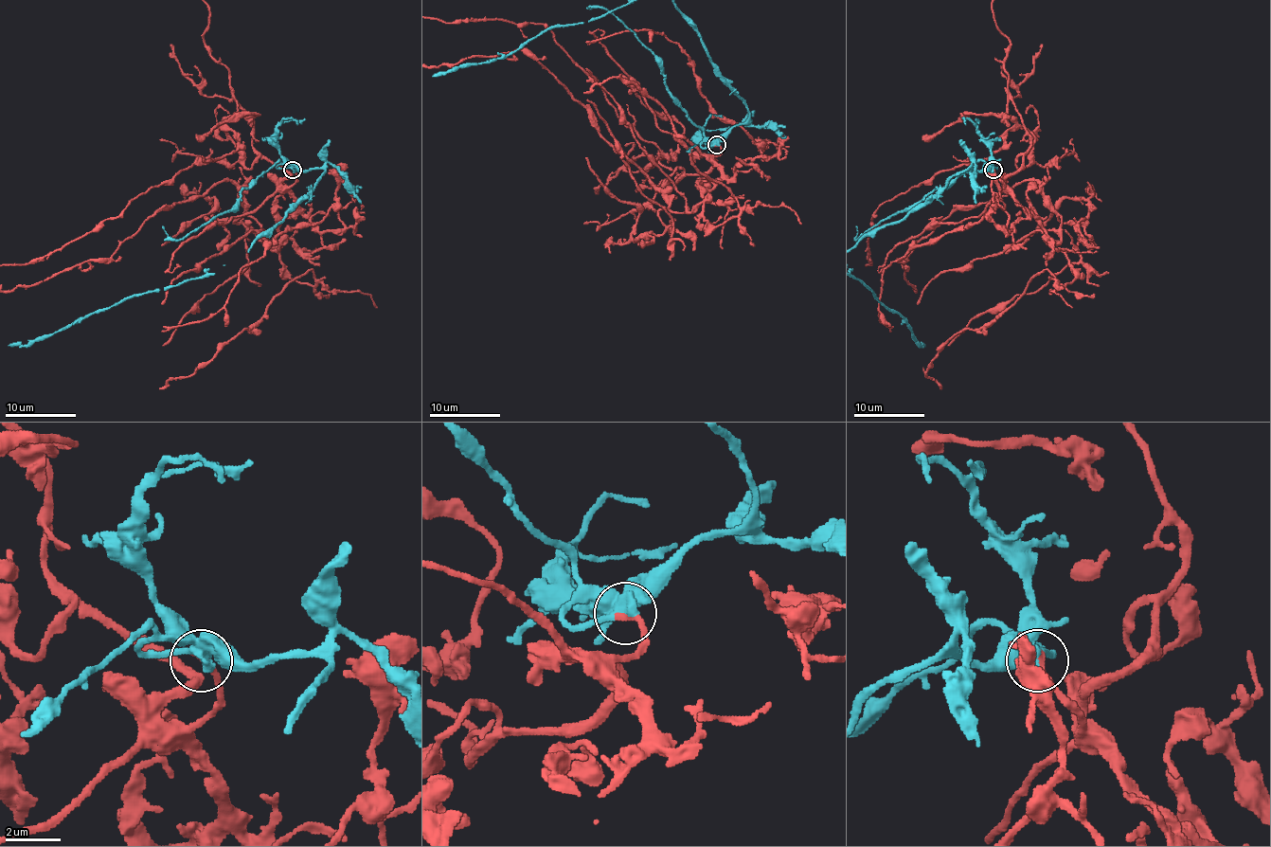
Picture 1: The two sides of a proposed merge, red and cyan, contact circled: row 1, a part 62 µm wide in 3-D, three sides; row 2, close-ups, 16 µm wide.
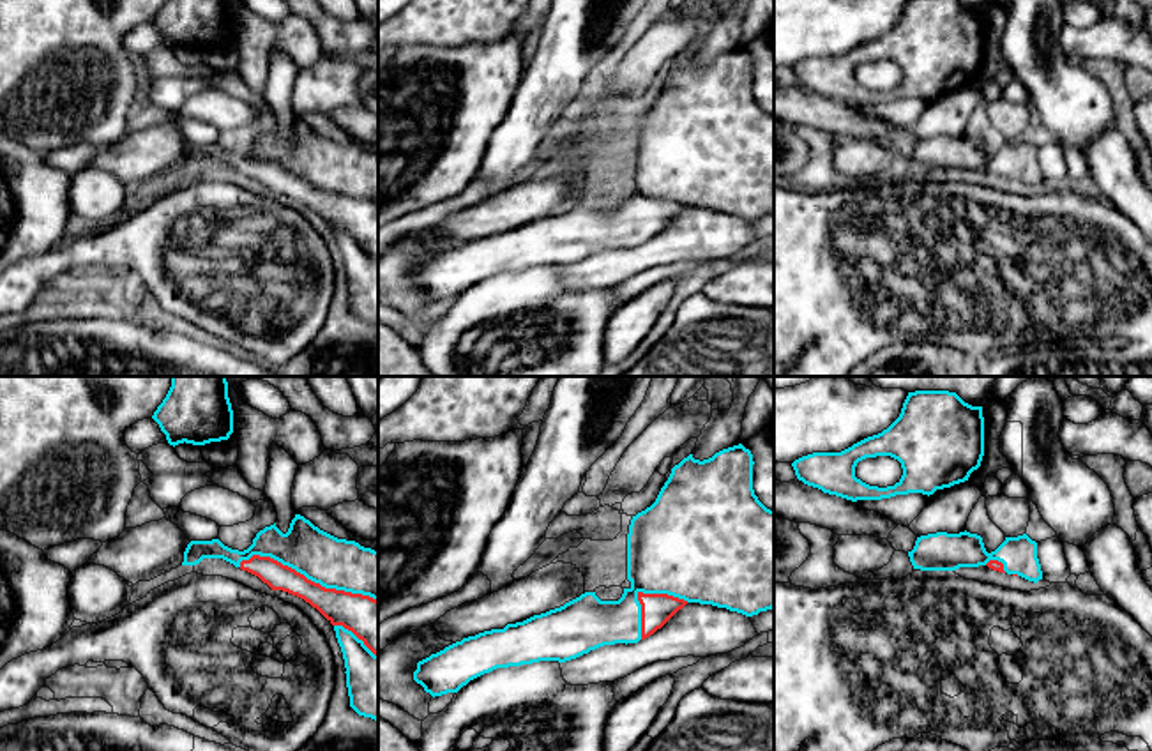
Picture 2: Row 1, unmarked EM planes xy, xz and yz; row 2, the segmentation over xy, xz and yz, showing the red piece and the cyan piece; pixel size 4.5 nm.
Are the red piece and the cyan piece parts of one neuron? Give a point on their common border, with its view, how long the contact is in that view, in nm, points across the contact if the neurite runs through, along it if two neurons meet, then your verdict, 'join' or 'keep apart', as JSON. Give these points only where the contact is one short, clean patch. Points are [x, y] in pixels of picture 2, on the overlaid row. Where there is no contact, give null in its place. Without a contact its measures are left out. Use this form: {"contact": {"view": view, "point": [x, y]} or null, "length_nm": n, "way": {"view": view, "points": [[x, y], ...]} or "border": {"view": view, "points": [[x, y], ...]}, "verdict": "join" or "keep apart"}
{"contact": {"view": "xy", "point": [306, 578]}, "length_nm": 650, "verdict": "join"}

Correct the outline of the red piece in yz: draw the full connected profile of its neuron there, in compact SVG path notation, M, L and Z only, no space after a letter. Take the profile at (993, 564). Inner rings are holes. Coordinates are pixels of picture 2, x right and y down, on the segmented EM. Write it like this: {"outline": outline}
{"outline": "M966 530L959 534L936 532L917 537L908 557L913 569L921 571L988 565L993 571L1021 576L1034 583L1042 580L1037 542L1027 534L1005 537L995 551L988 553L977 534Z"}

